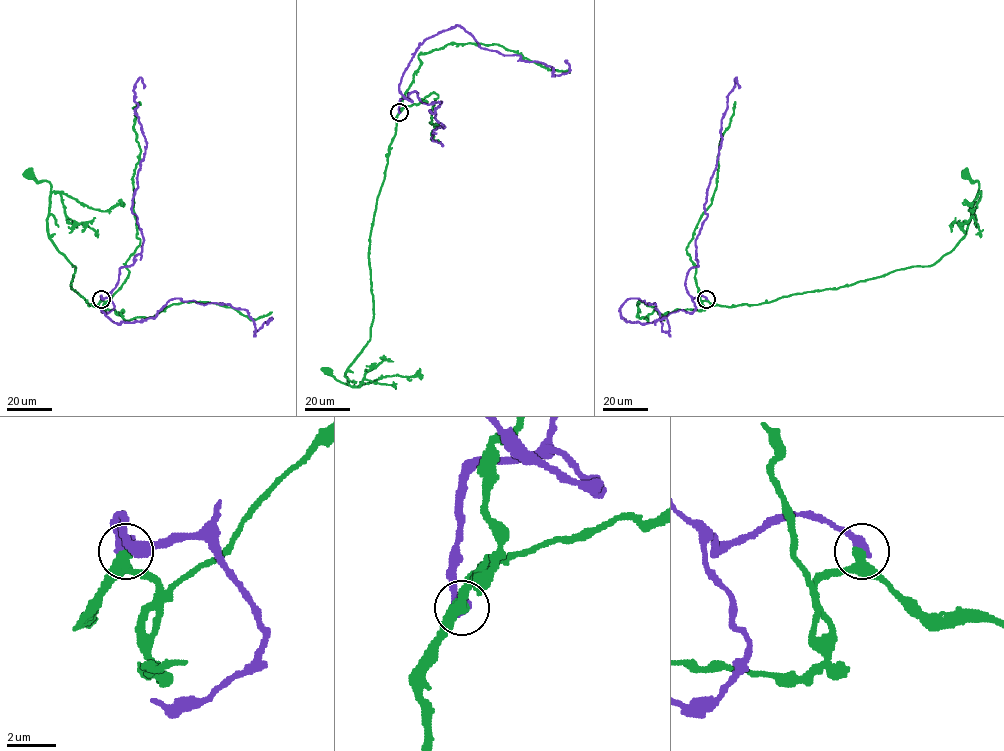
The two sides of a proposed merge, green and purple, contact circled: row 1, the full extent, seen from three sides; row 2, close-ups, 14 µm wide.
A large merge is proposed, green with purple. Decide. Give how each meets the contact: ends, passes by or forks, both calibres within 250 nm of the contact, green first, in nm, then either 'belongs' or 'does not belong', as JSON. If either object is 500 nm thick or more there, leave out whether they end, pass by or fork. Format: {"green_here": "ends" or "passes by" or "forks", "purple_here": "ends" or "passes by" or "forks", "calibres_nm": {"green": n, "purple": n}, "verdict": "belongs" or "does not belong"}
{"calibres_nm": {"green": 340, "purple": 500}, "verdict": "does not belong"}

